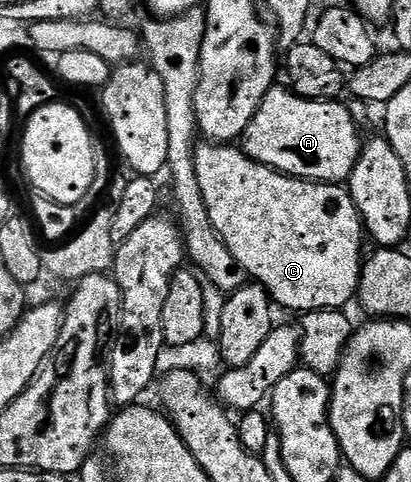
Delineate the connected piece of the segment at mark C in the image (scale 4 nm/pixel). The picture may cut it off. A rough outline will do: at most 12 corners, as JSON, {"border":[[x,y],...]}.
{"border":[[194,150],[232,259],[298,315],[342,309],[364,226],[341,184]]}

